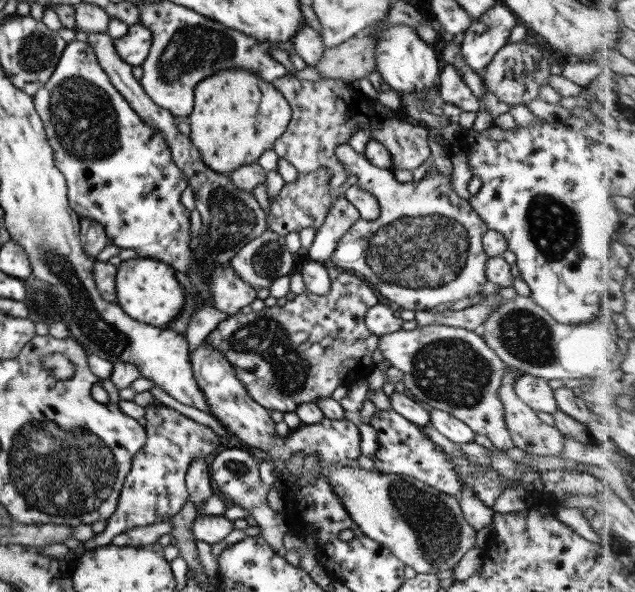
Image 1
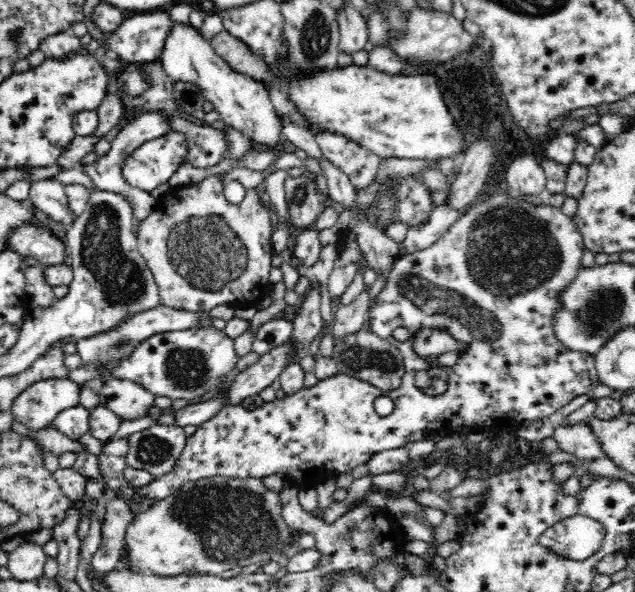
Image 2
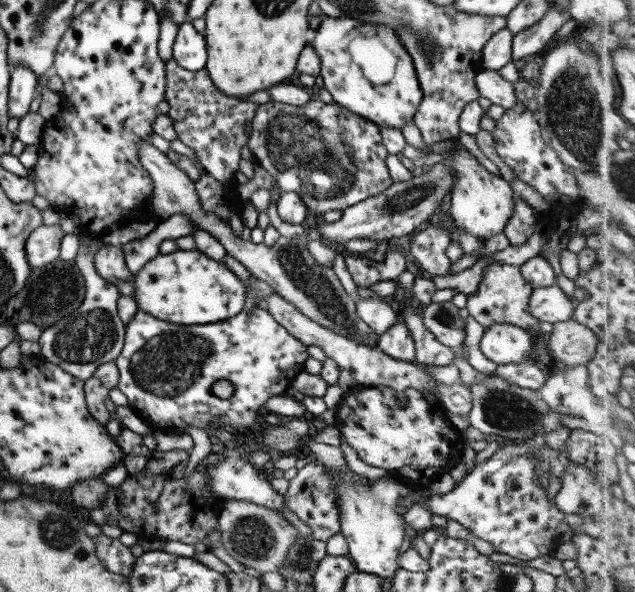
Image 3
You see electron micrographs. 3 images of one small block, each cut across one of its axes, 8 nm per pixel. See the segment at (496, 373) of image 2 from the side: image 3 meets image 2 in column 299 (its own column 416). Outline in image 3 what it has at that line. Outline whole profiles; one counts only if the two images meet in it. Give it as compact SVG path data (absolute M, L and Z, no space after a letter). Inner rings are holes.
M389 386L360 390L358 406L356 402L352 402L352 406L346 402L348 408L336 412L337 422L334 426L368 466L386 470L400 470L404 466L424 470L440 466L445 468L442 473L448 472L461 462L467 444L464 433L448 422L448 414L441 405L429 403L414 388L407 388L405 393L406 404L400 404L396 392Z

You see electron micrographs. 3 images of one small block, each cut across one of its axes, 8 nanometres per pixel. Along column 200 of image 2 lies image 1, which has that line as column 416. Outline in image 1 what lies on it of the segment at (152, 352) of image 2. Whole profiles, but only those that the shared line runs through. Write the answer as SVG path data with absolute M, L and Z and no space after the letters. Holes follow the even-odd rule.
M445 324L400 329L379 337L383 358L403 373L405 389L417 403L455 416L476 434L486 436L497 450L514 448L498 396L507 364L492 350L478 331Z

